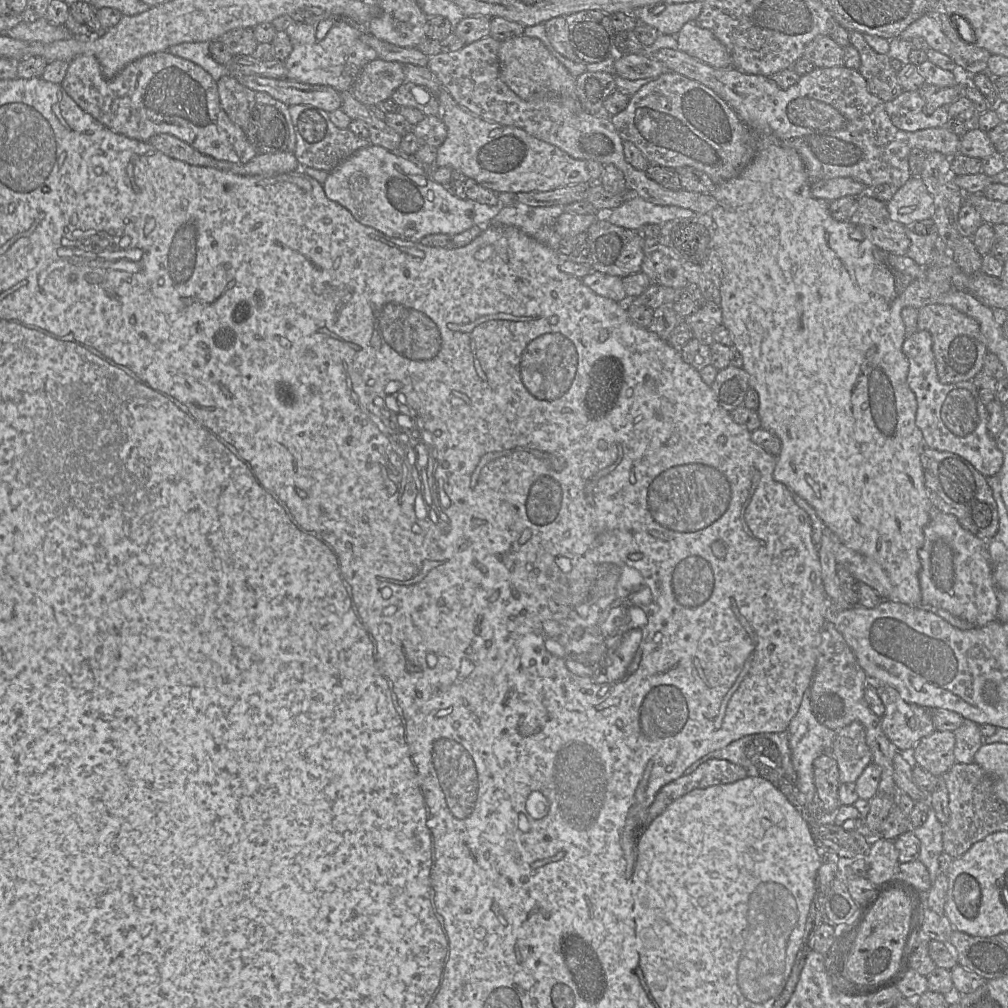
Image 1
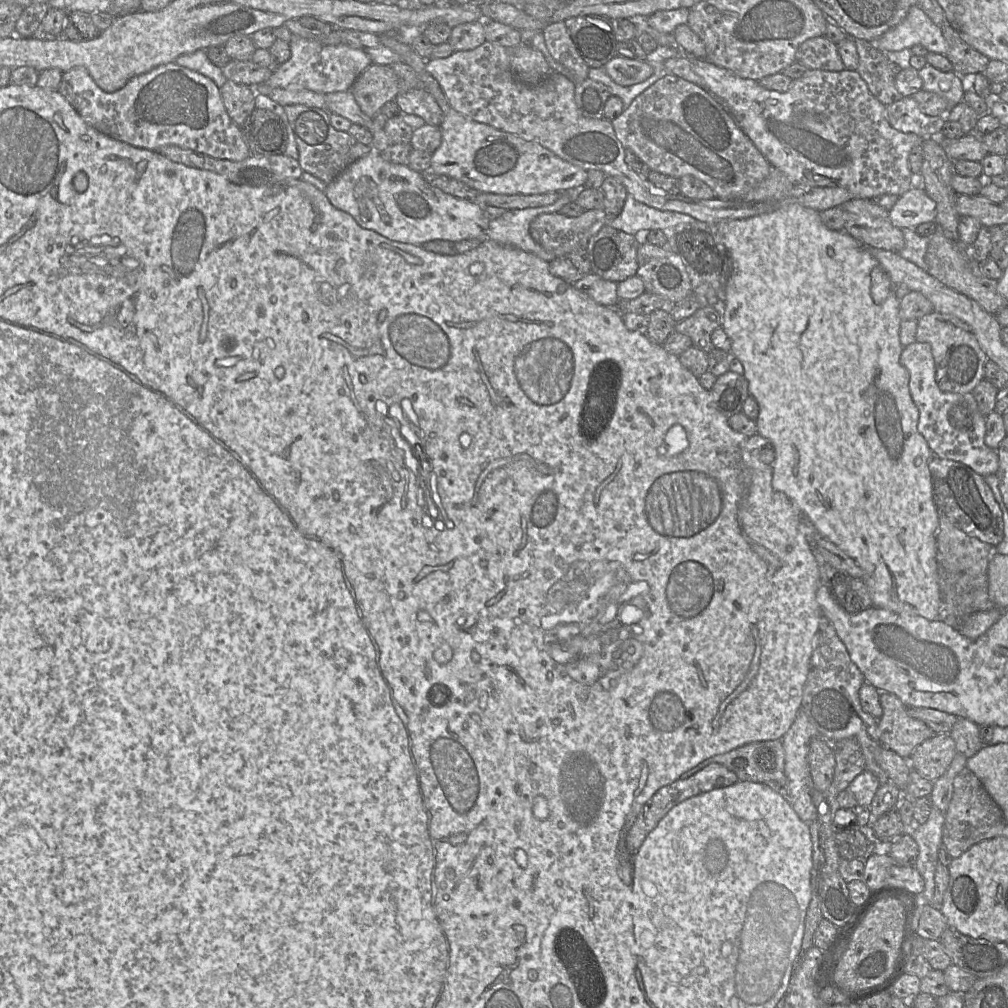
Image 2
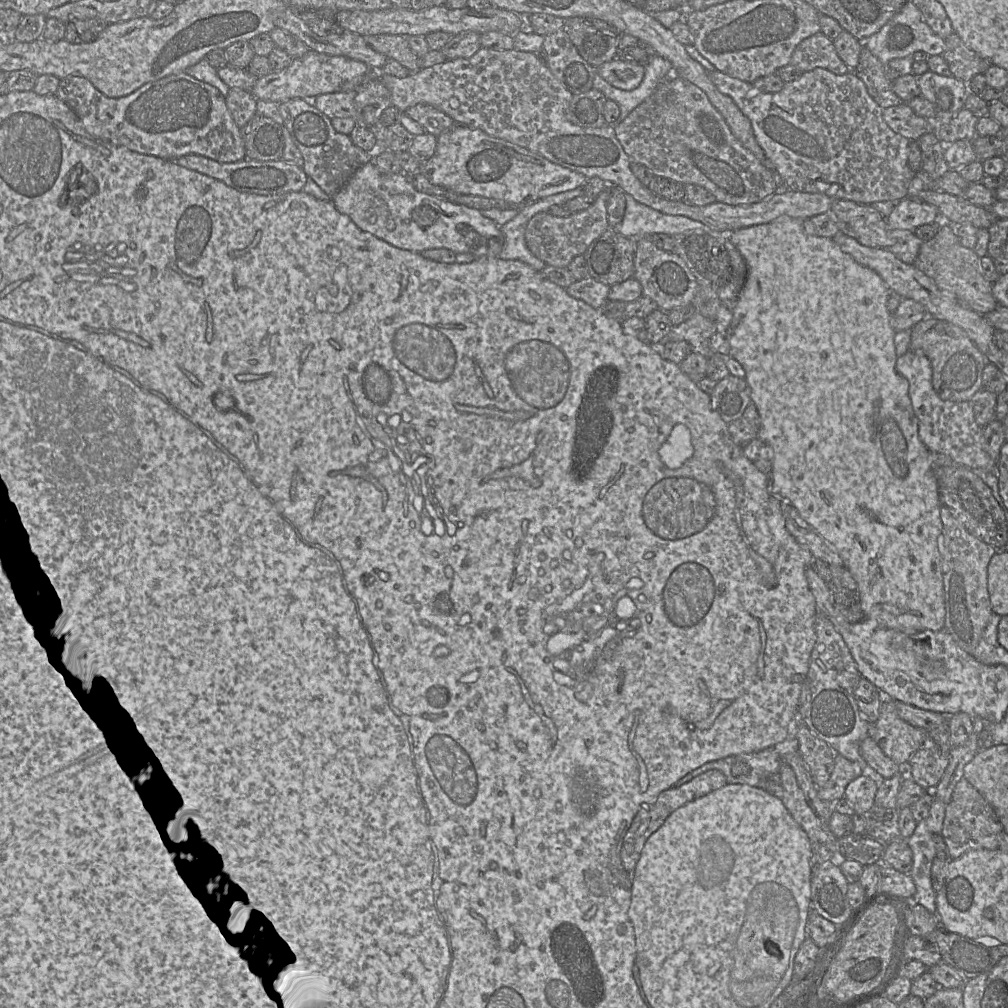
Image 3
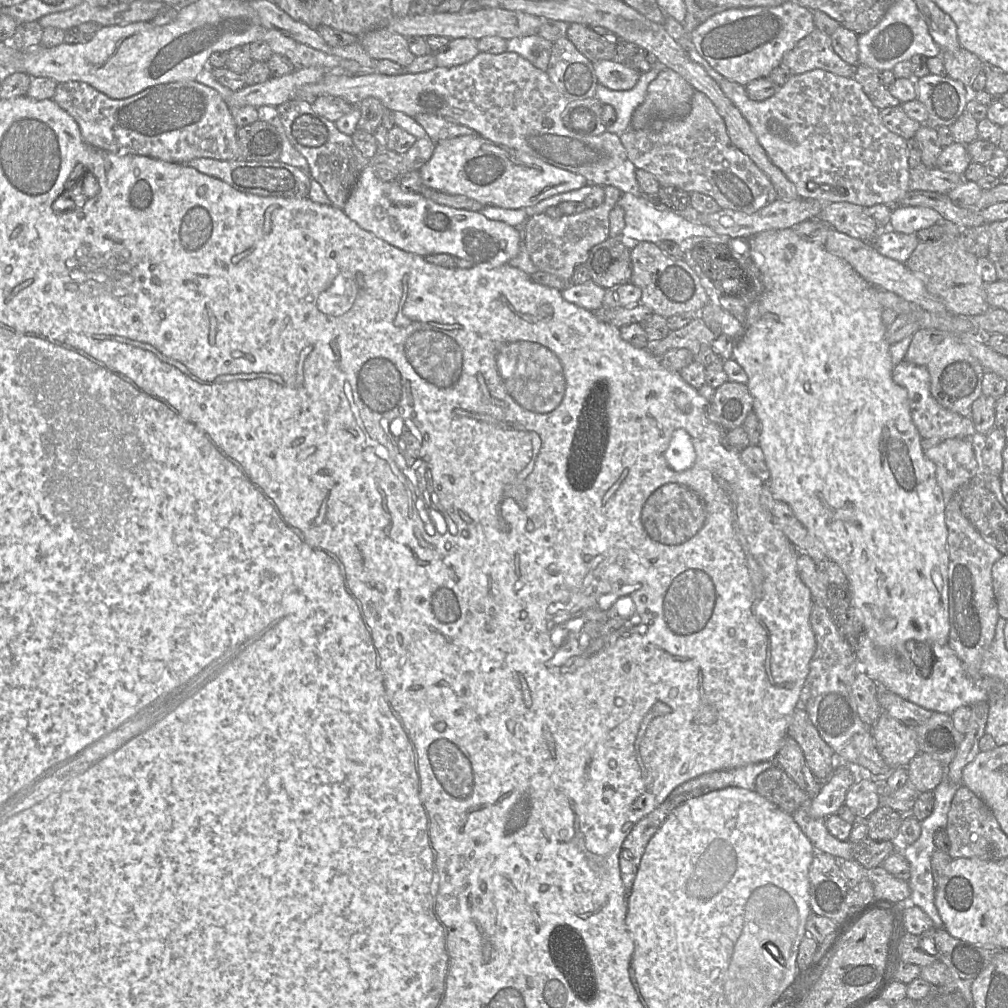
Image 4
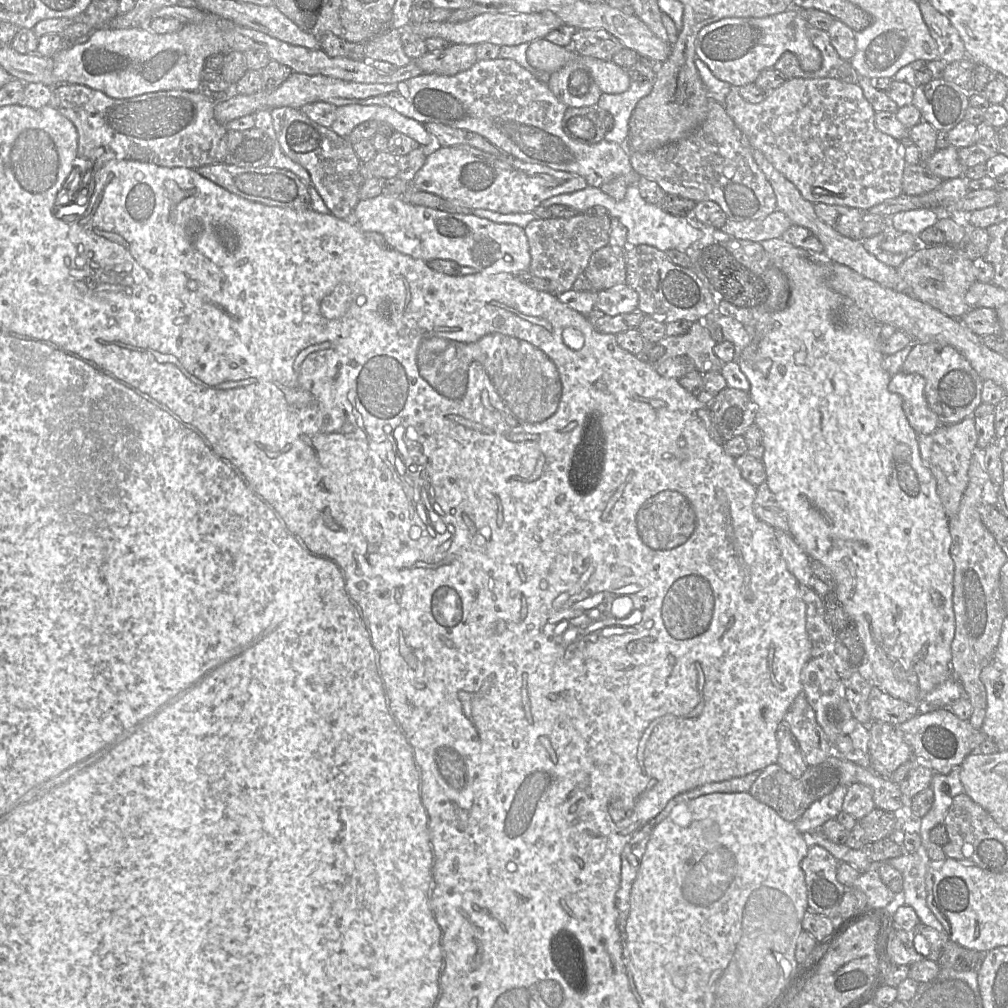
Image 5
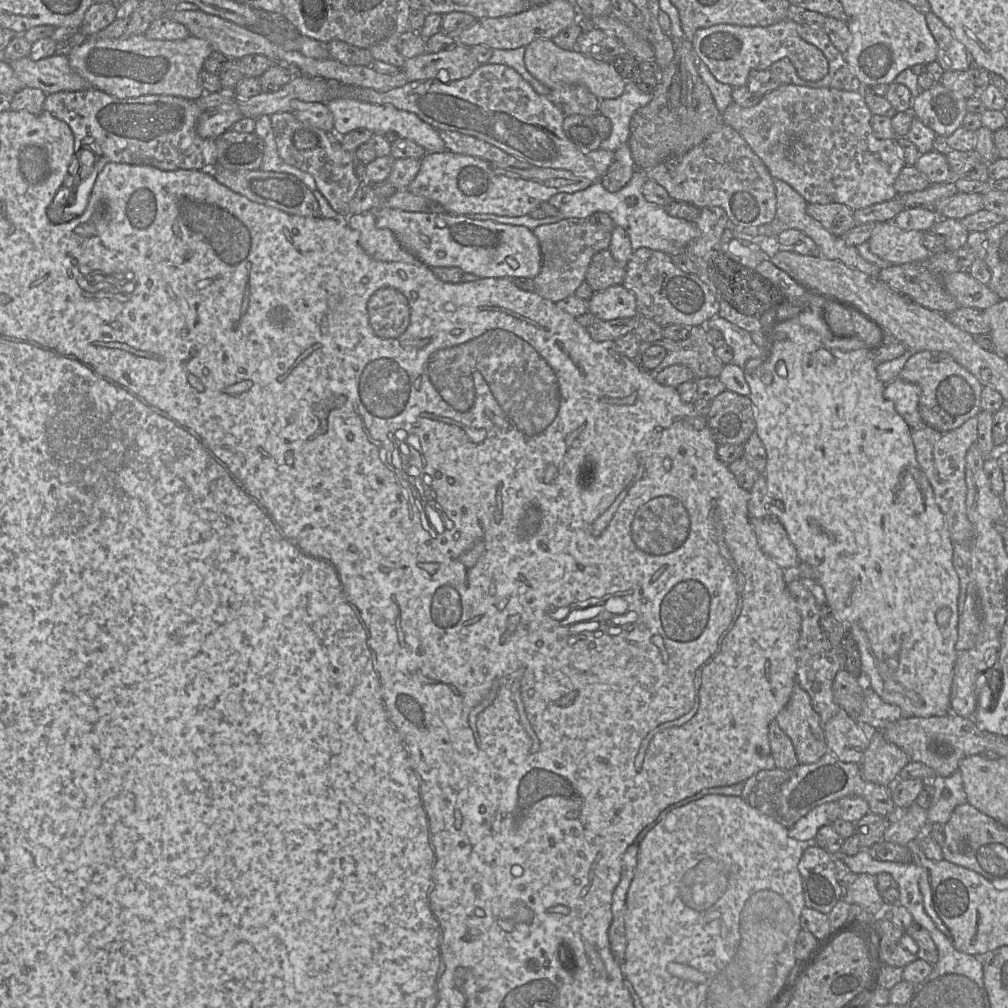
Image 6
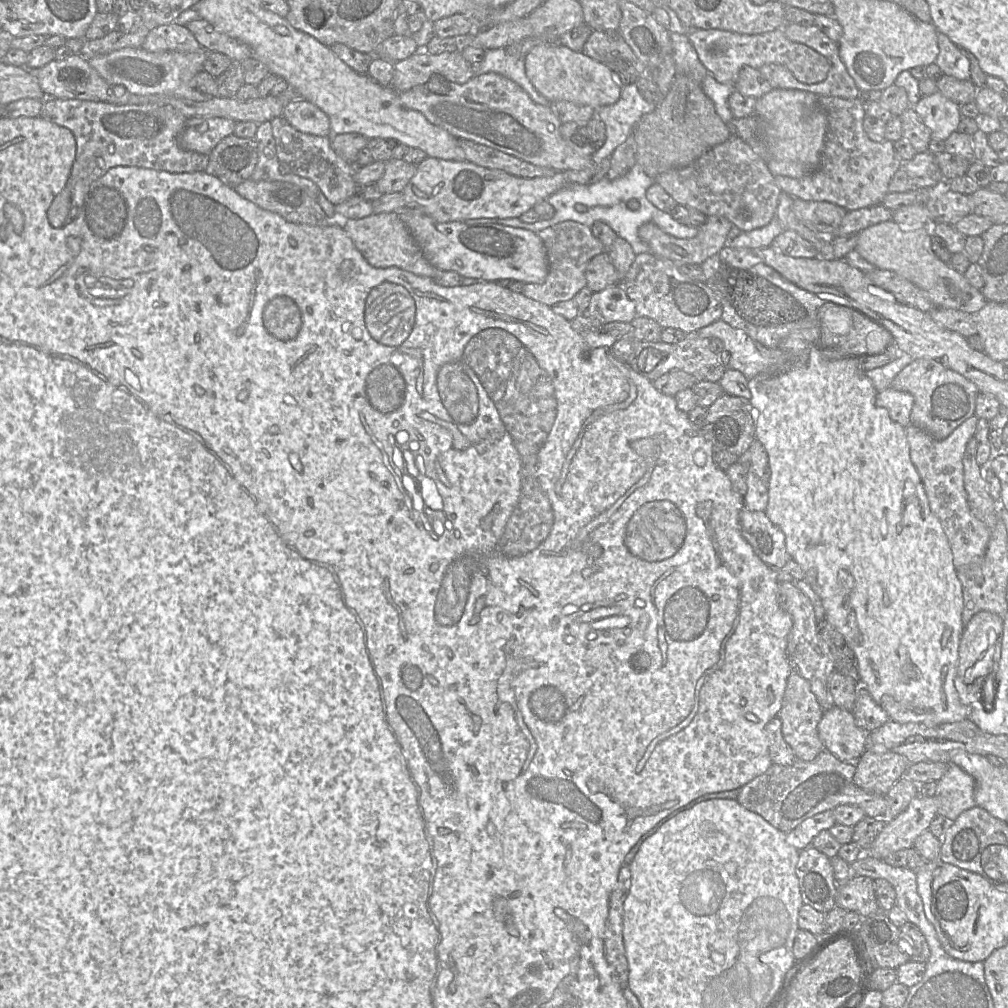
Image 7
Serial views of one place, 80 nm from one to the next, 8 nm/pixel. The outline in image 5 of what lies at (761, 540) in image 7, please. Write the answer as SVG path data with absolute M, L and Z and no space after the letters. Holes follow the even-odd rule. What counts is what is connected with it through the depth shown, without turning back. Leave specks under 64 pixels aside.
M776 531L776 539L787 568L798 584L800 583L805 587L811 588L813 585L811 558L789 533Z

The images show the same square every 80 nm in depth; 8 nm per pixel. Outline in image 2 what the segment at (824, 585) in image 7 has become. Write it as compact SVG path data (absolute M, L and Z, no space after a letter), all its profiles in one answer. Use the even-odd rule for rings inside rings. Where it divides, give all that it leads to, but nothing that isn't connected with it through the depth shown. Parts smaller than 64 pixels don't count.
M797 203L785 207L777 207L768 213L751 218L722 220L716 225L718 227L720 242L725 246L731 258L731 273L727 279L723 291L723 317L721 327L724 329L731 340L730 353L735 355L744 367L743 375L748 381L749 394L753 396L758 402L759 414L756 419L757 433L765 438L768 438L775 450L775 460L771 465L773 488L784 493L792 501L792 503L796 505L798 510L809 518L816 530L822 536L828 538L858 564L863 572L862 580L866 584L872 599L872 607L889 610L897 614L921 616L929 621L941 620L942 596L939 585L939 563L937 560L936 544L936 535L939 528L939 512L933 500L931 473L928 466L929 461L934 457L934 453L929 448L925 438L918 432L917 426L919 410L915 405L909 391L910 375L908 370L900 363L900 355L903 351L903 347L899 338L900 324L902 321L899 316L900 300L895 296L893 291L893 284L888 274L870 251L870 249L877 248L868 248L844 230L834 231L828 229L821 221L820 212L804 207Z

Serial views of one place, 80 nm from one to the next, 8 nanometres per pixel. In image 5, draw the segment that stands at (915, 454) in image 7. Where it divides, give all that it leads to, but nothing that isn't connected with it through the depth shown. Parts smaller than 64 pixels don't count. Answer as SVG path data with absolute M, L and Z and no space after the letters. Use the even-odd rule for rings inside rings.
M973 417L965 418L954 425L940 426L928 435L918 435L922 461L936 480L937 493L949 519L954 517L959 510L961 498L969 482L970 462L974 453L978 451L977 441Z

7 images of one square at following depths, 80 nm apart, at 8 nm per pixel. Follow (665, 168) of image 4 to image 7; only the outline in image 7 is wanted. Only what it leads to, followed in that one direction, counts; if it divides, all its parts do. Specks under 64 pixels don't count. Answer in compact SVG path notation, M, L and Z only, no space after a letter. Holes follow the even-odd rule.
M737 135L712 147L690 165L657 175L654 182L679 205L695 208L707 217L725 217L741 231L769 224L776 216L782 192L764 159Z

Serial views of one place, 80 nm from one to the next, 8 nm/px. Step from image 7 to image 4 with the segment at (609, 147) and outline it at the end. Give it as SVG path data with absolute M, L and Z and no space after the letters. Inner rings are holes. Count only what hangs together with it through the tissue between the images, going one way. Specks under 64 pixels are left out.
M657 61L648 72L640 75L637 84L630 90L611 90L598 83L595 97L604 105L613 106L617 114L614 124L606 128L608 132L620 136L630 128L634 110L644 101L650 83L665 68Z

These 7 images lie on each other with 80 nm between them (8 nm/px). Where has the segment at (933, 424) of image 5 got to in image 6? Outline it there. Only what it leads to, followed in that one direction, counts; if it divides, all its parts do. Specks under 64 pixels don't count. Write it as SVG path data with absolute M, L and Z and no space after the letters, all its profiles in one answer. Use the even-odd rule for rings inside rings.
M898 377L884 388L884 398L893 402L896 412L911 429L927 426L923 423L918 410L921 392L919 385L905 382Z

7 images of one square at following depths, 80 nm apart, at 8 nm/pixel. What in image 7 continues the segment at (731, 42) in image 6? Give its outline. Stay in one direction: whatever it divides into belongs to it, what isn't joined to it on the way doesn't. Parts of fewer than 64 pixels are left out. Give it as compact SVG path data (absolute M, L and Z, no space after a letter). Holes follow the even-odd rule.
M782 28L755 35L718 29L688 29L687 37L708 72L718 82L731 86L735 84L738 73L744 66L759 69L766 64L779 64L785 66L799 82L804 84L824 81L830 69L829 61L823 55L804 44L790 41Z

